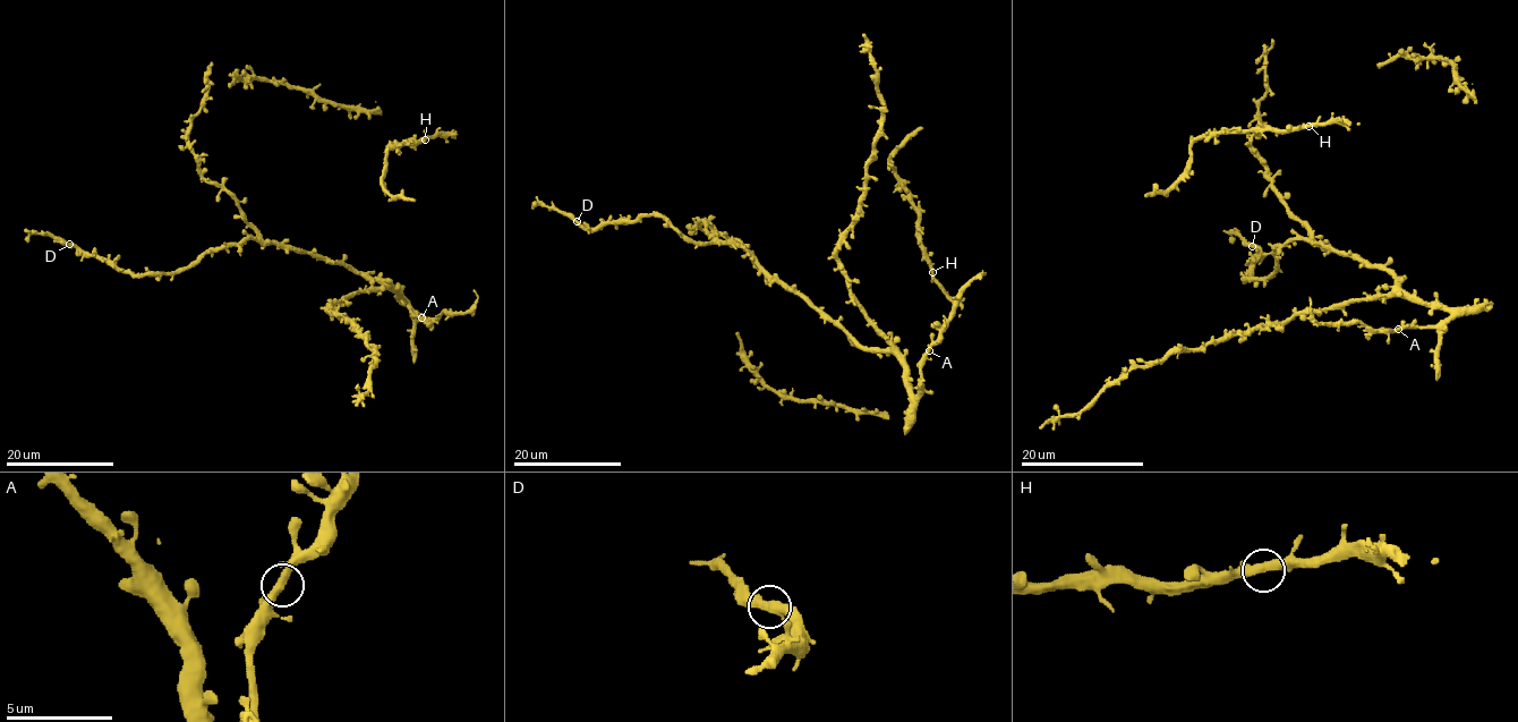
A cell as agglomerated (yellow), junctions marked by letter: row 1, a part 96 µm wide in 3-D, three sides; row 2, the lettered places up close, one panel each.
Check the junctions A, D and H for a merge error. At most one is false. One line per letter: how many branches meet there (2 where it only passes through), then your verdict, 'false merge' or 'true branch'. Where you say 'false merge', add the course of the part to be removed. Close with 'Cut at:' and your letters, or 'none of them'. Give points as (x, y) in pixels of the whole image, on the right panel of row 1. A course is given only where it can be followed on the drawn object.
A: branches 2; true branch
D: branches 2; true branch
H: branches 2; true branch
Cut at: none of them

